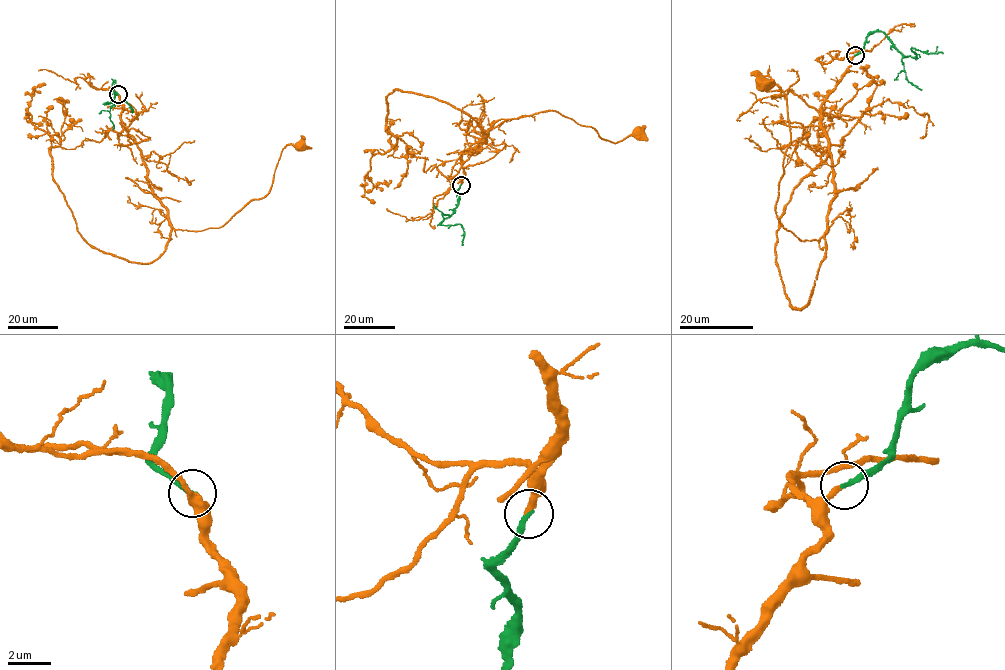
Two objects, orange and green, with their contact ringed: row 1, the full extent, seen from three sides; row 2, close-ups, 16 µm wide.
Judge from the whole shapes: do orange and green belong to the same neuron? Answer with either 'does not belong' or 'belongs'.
belongs

